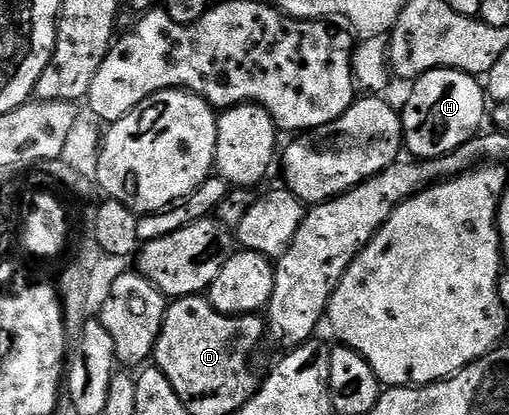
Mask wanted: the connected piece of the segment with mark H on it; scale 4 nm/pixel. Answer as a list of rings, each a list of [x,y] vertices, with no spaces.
[[[437,69],[425,73],[420,79],[410,84],[411,92],[407,95],[407,104],[401,107],[403,120],[403,145],[406,154],[421,159],[440,159],[442,155],[452,155],[458,147],[465,145],[480,134],[479,127],[489,115],[489,100],[485,94],[485,87],[474,75],[467,75],[463,71],[453,69]]]

